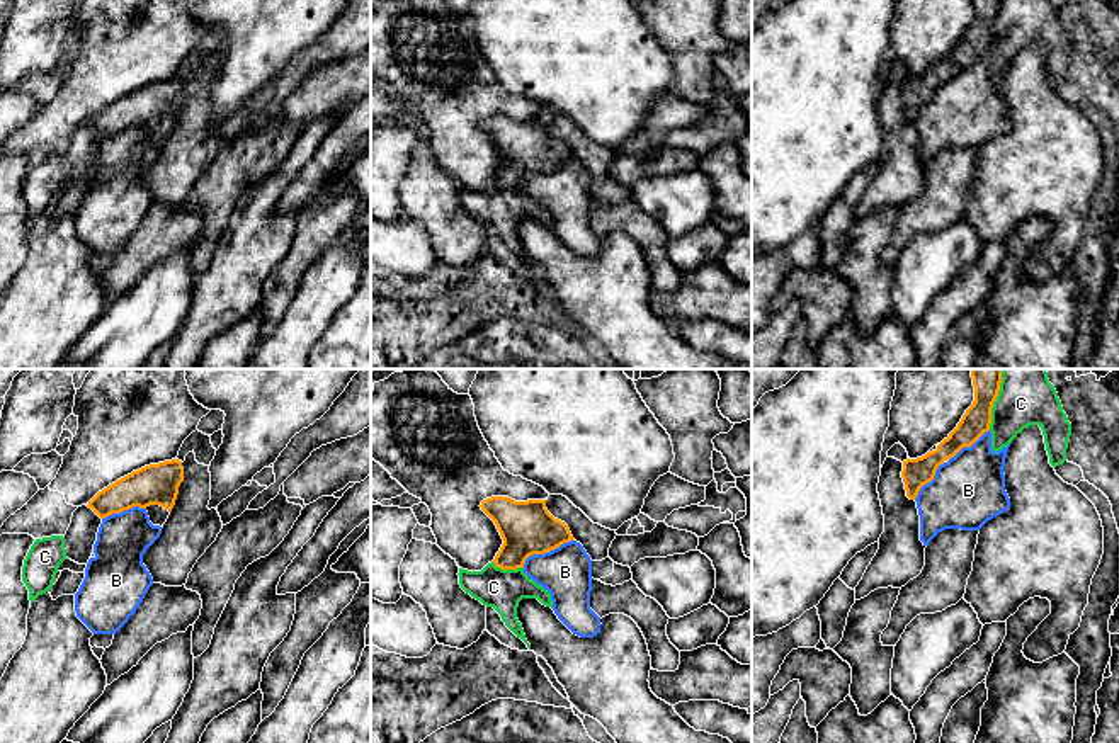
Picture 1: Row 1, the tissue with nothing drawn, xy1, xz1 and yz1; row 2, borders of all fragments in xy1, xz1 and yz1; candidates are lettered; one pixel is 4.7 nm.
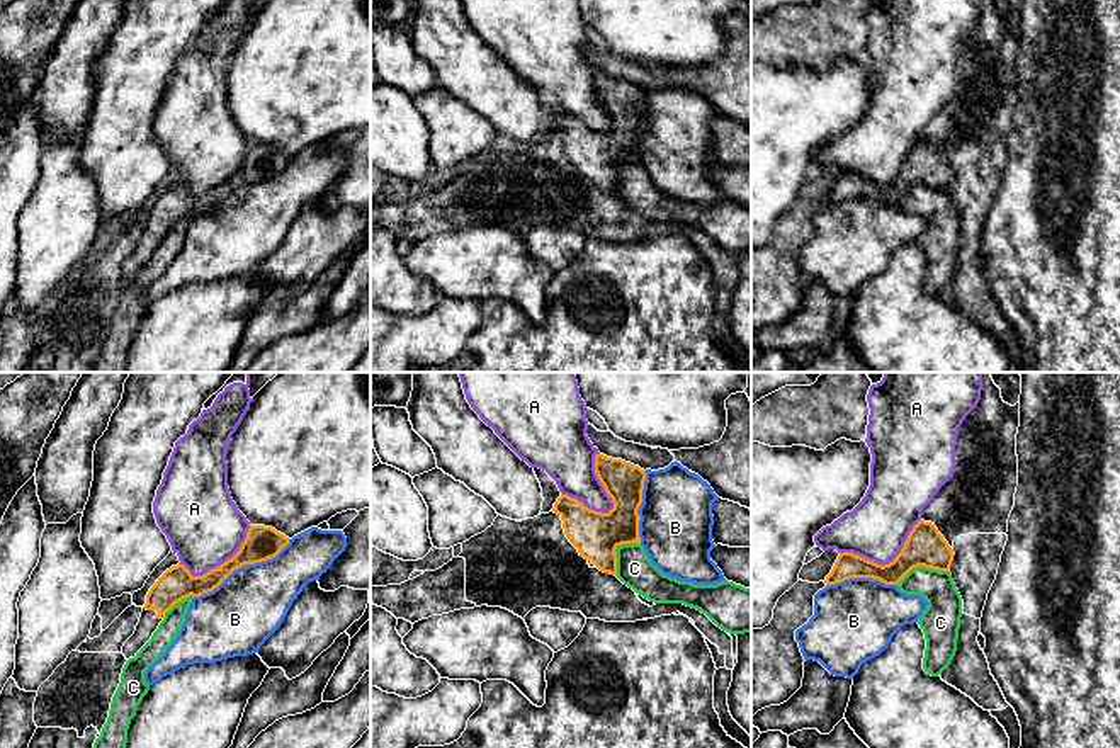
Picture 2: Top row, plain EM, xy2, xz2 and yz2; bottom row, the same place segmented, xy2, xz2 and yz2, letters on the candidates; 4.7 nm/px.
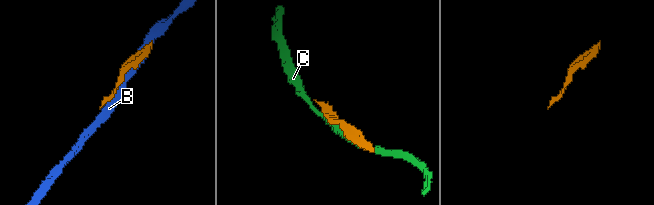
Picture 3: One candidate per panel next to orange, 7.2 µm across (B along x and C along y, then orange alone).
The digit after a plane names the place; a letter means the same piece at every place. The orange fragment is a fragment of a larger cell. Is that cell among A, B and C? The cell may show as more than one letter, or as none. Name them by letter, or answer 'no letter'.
no letter

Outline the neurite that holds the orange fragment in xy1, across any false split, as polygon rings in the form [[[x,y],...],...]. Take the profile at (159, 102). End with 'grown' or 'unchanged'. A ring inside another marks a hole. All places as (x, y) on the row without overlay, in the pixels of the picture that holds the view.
[[[172,78],[150,83],[99,111],[87,126],[100,138],[139,126],[148,131],[153,145],[163,146],[175,124],[182,100],[182,80]]]; grown

